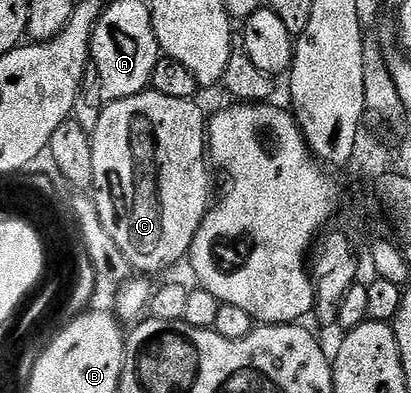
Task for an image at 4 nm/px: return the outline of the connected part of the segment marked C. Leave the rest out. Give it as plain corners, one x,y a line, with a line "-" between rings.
146,90
135,94
131,98
108,101
104,105
105,109
97,116
97,125
91,128
91,139
93,142
91,166
95,166
91,195
97,202
99,218
105,227
105,235
112,240
114,249
120,253
126,265
130,269
138,268
141,271
138,273
161,272
164,268
169,268
172,264
179,263
180,260
182,263
188,257
189,248
193,245
195,234
199,230
206,212
211,207
211,199
209,200
209,172
211,173
211,164
207,159
207,116
201,113
201,108
197,103
196,99
167,98
167,94

